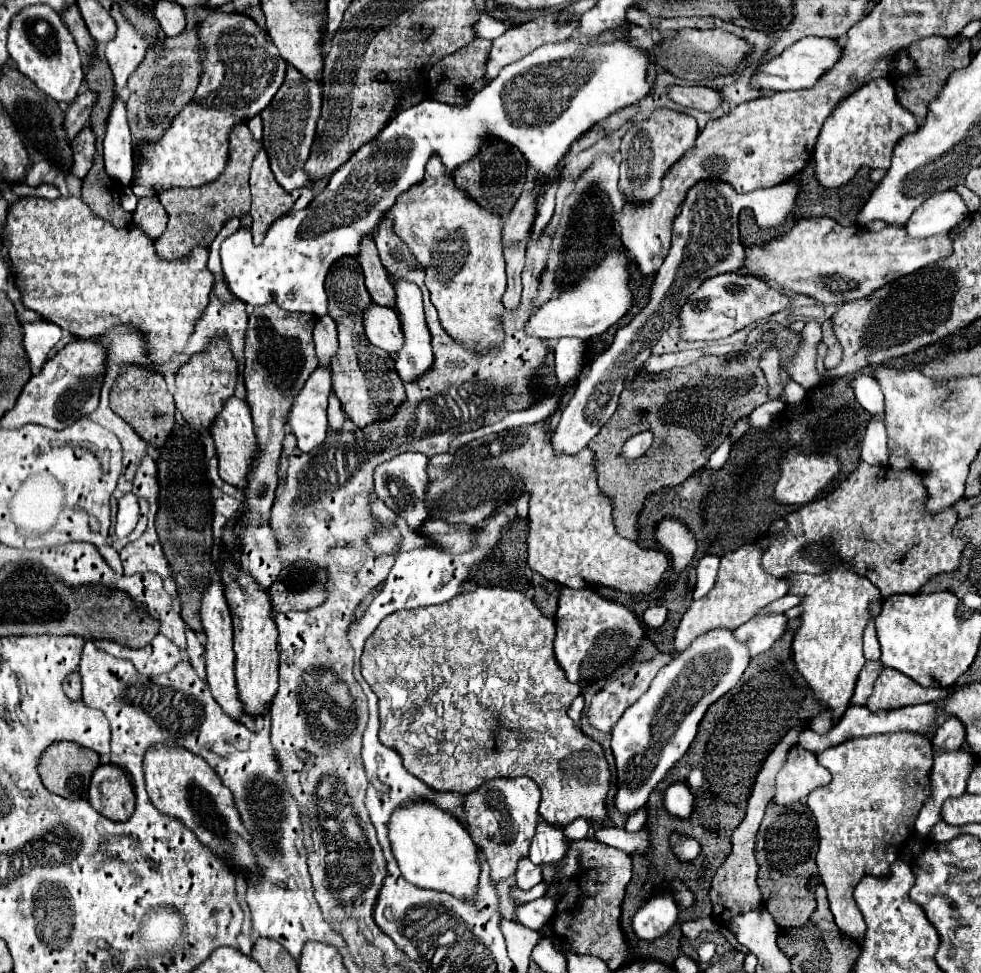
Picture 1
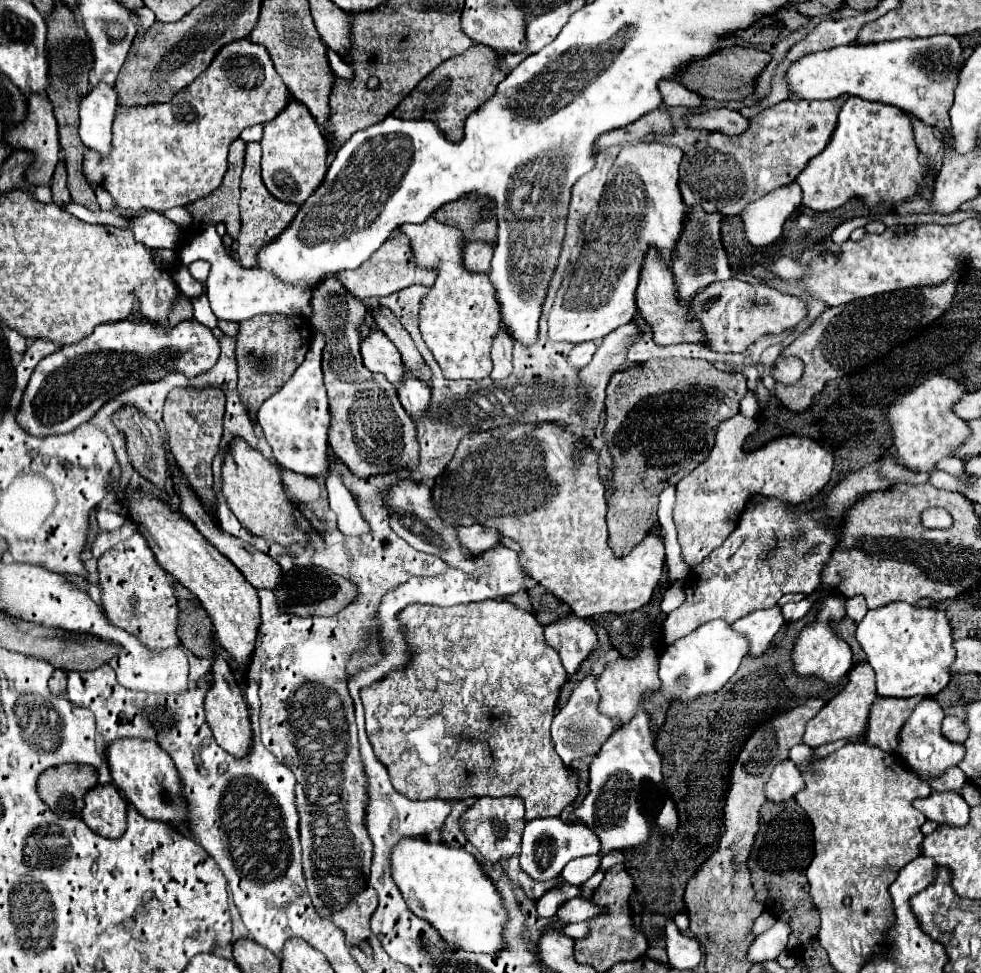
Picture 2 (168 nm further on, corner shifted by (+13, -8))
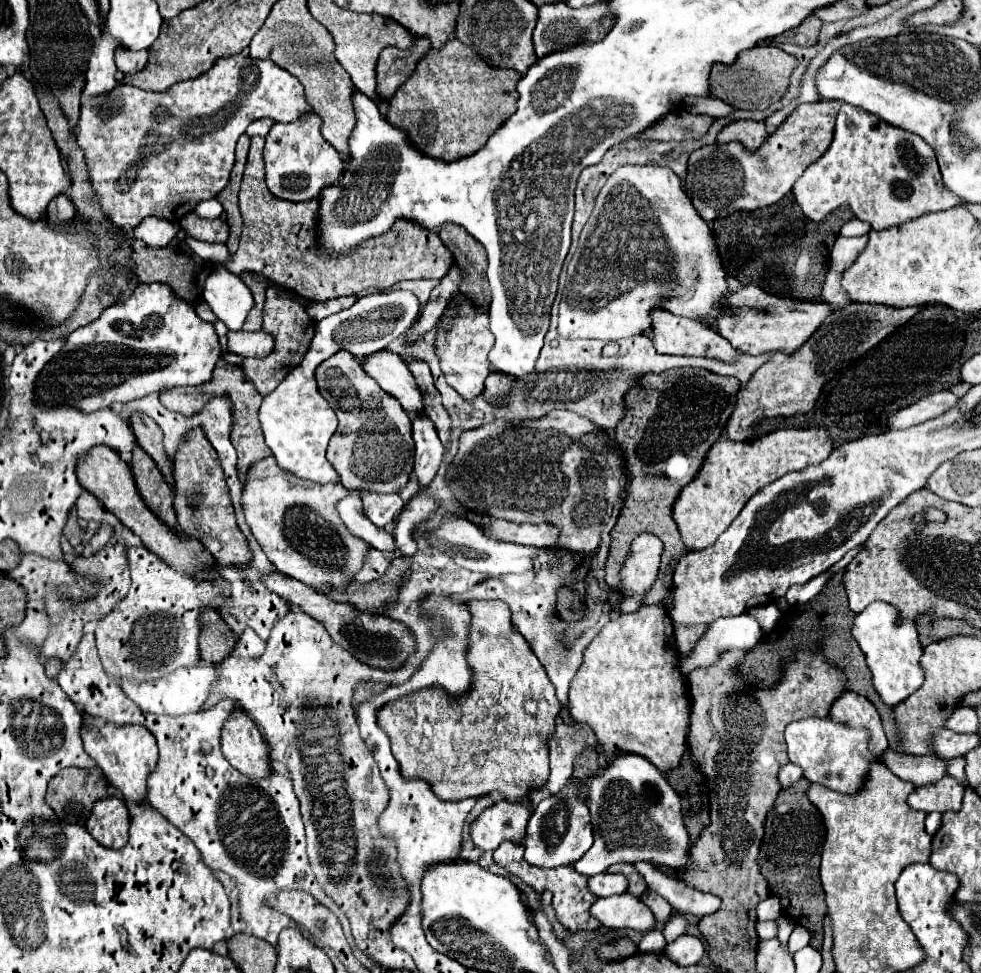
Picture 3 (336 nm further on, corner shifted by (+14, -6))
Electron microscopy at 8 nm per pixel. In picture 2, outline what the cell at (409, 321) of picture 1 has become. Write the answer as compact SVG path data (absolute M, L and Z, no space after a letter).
M405 373L405 379L397 387L399 399L403 409L413 417L413 419L423 419L429 411L429 387L421 383L419 379L413 379L413 375Z

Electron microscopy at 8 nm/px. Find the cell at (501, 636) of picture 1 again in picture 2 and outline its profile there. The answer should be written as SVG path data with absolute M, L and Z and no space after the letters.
M479 601L467 605L453 605L453 607L437 607L437 605L409 605L399 613L399 621L405 627L407 643L413 653L409 665L403 671L393 671L383 681L373 683L371 687L361 691L363 707L365 707L365 725L367 737L373 745L377 759L387 767L393 787L409 799L445 799L445 801L461 801L465 797L521 797L525 801L525 819L539 819L539 817L557 817L563 807L571 805L579 795L577 777L571 769L565 769L561 757L553 751L553 741L549 735L551 717L555 715L557 697L561 685L565 683L565 669L561 667L557 651L545 643L543 625L535 619L533 613L515 607L509 601Z

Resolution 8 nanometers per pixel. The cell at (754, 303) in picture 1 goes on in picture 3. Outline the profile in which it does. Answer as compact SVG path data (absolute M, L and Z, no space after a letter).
M754 283L734 293L728 293L728 297L724 297L722 303L728 307L728 313L716 319L716 331L722 337L726 337L734 349L746 355L760 355L760 353L774 353L774 351L792 353L822 325L824 317L832 313L832 309L822 301L820 303L798 301L798 299L770 295Z

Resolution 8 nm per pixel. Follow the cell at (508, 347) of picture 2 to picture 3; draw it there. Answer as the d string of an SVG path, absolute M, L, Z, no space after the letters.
M492 371L486 379L486 389L484 389L484 397L488 401L492 401L494 405L502 405L502 397L506 393L510 393L512 389L512 377L504 375L500 371Z

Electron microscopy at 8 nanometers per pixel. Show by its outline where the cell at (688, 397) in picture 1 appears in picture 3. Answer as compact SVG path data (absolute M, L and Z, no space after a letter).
M682 367L664 373L648 373L638 377L638 381L624 395L624 417L616 427L616 443L620 445L626 461L628 473L628 495L620 517L610 531L610 551L606 559L606 585L618 587L618 571L630 551L630 543L638 533L654 533L664 541L664 557L660 567L660 579L650 589L644 605L664 603L672 605L672 591L662 585L664 569L670 559L678 559L684 553L676 523L672 519L672 503L680 489L690 483L708 449L720 437L728 417L736 405L736 393L740 391L740 381L736 377L722 377L706 369Z

